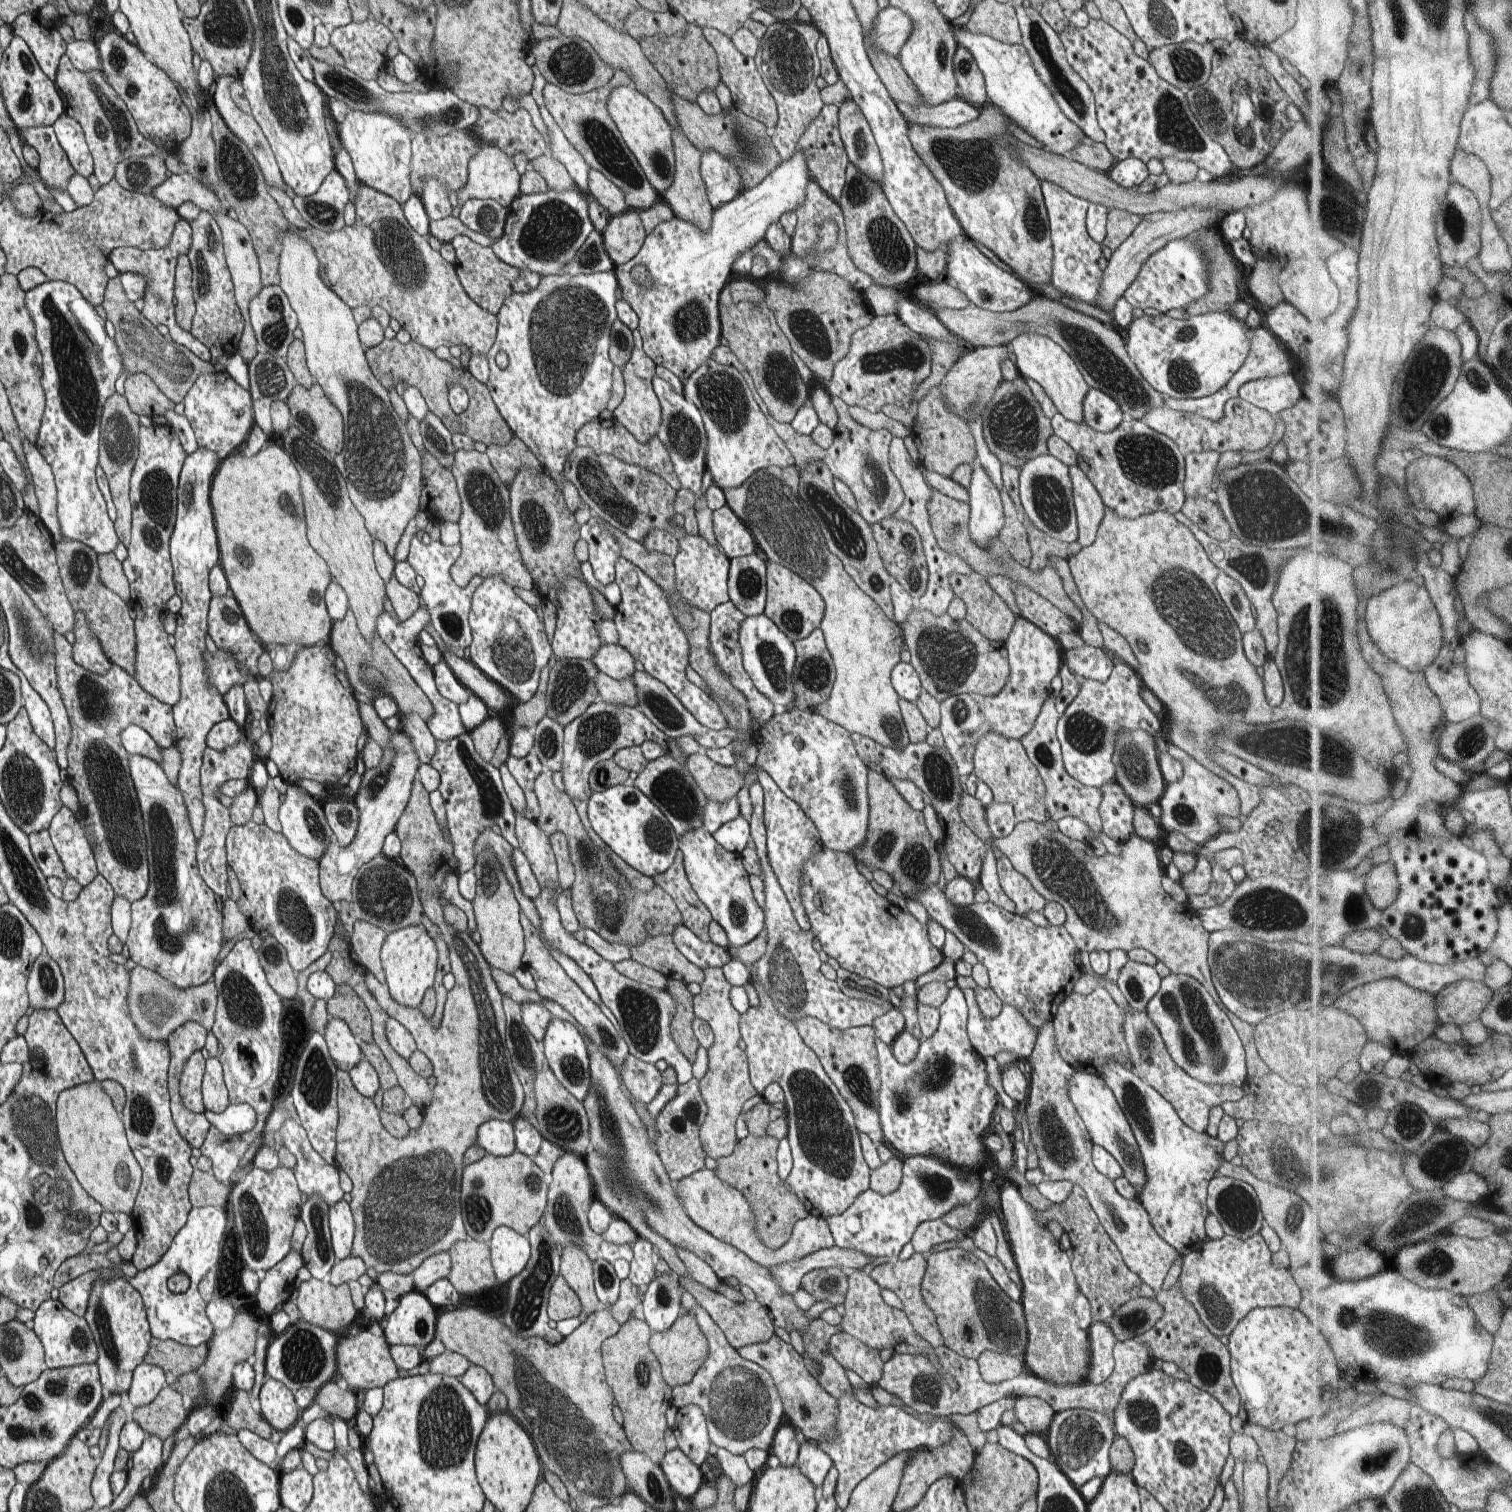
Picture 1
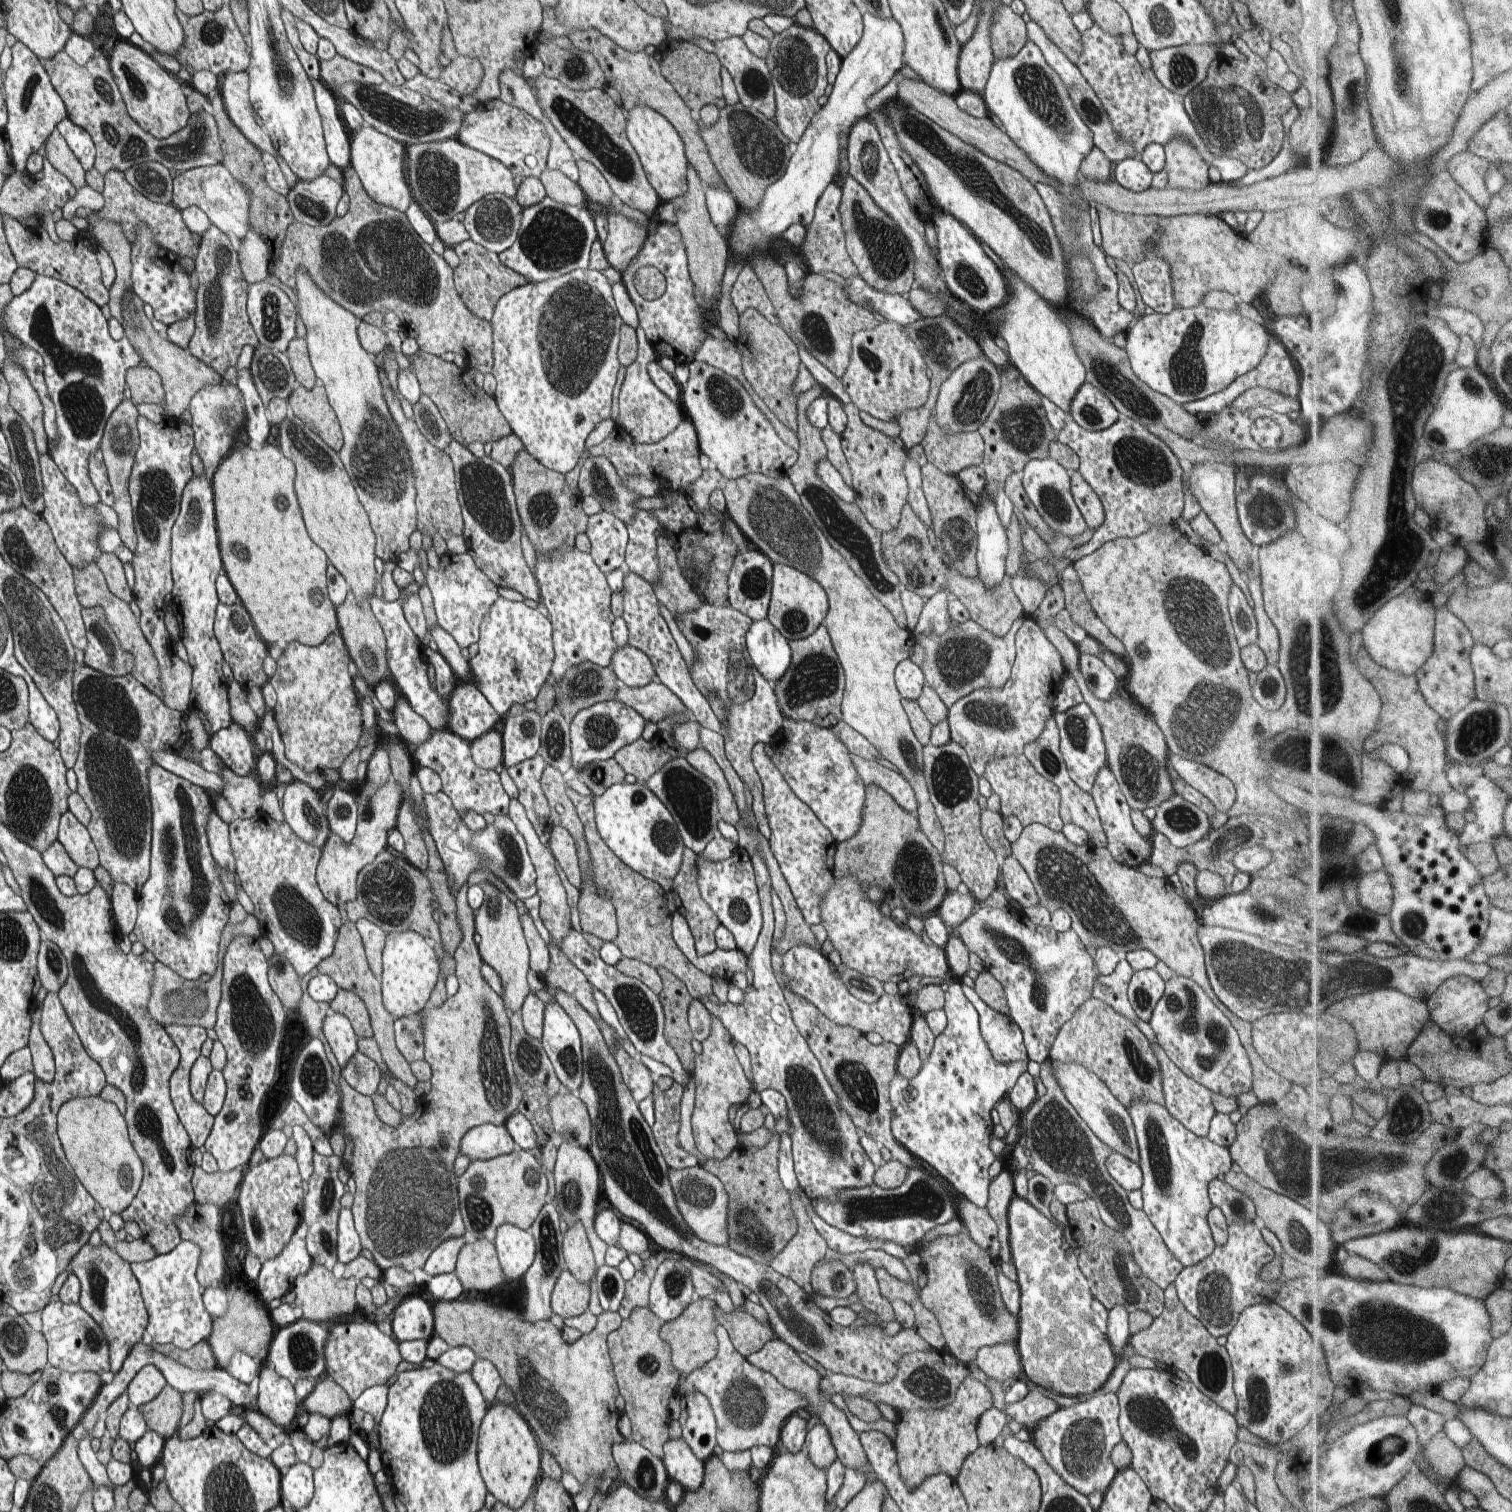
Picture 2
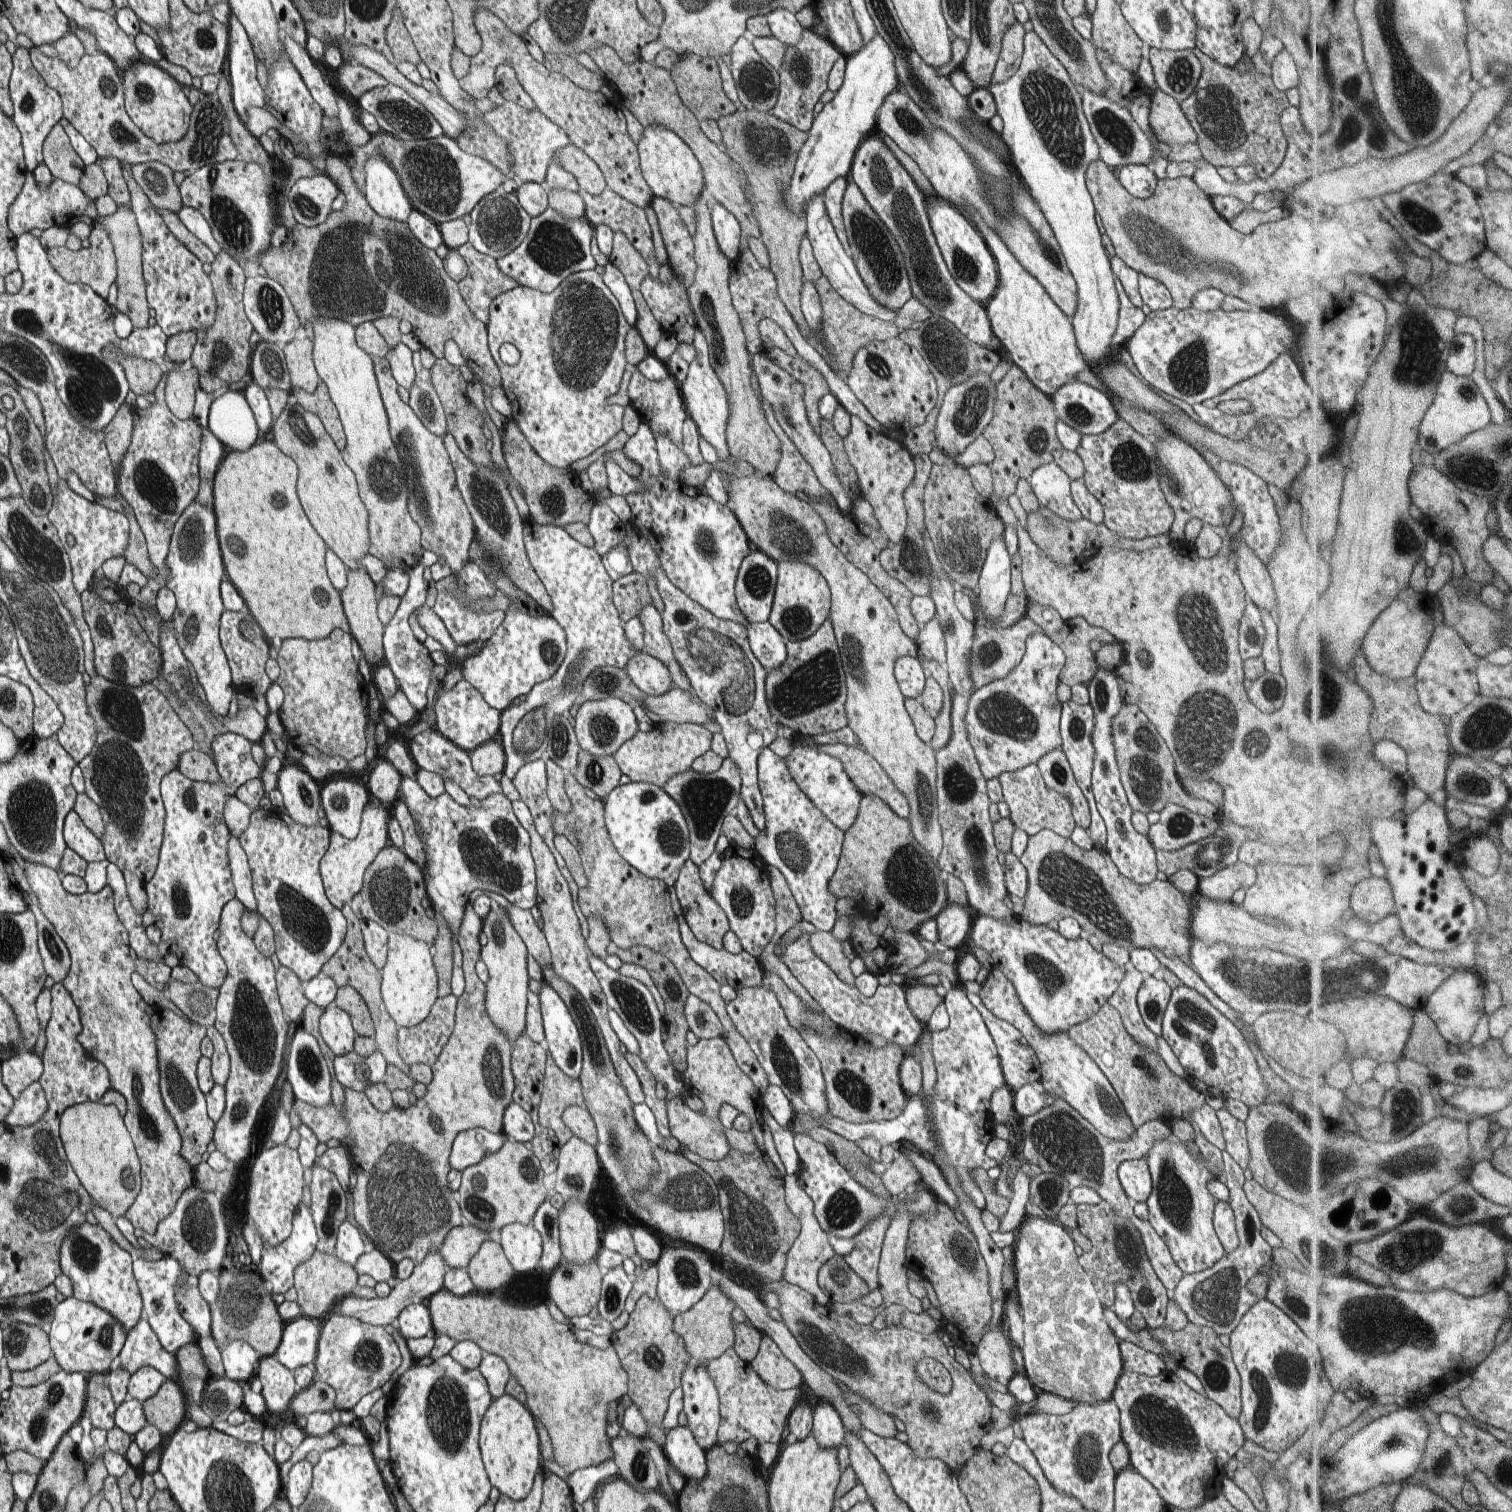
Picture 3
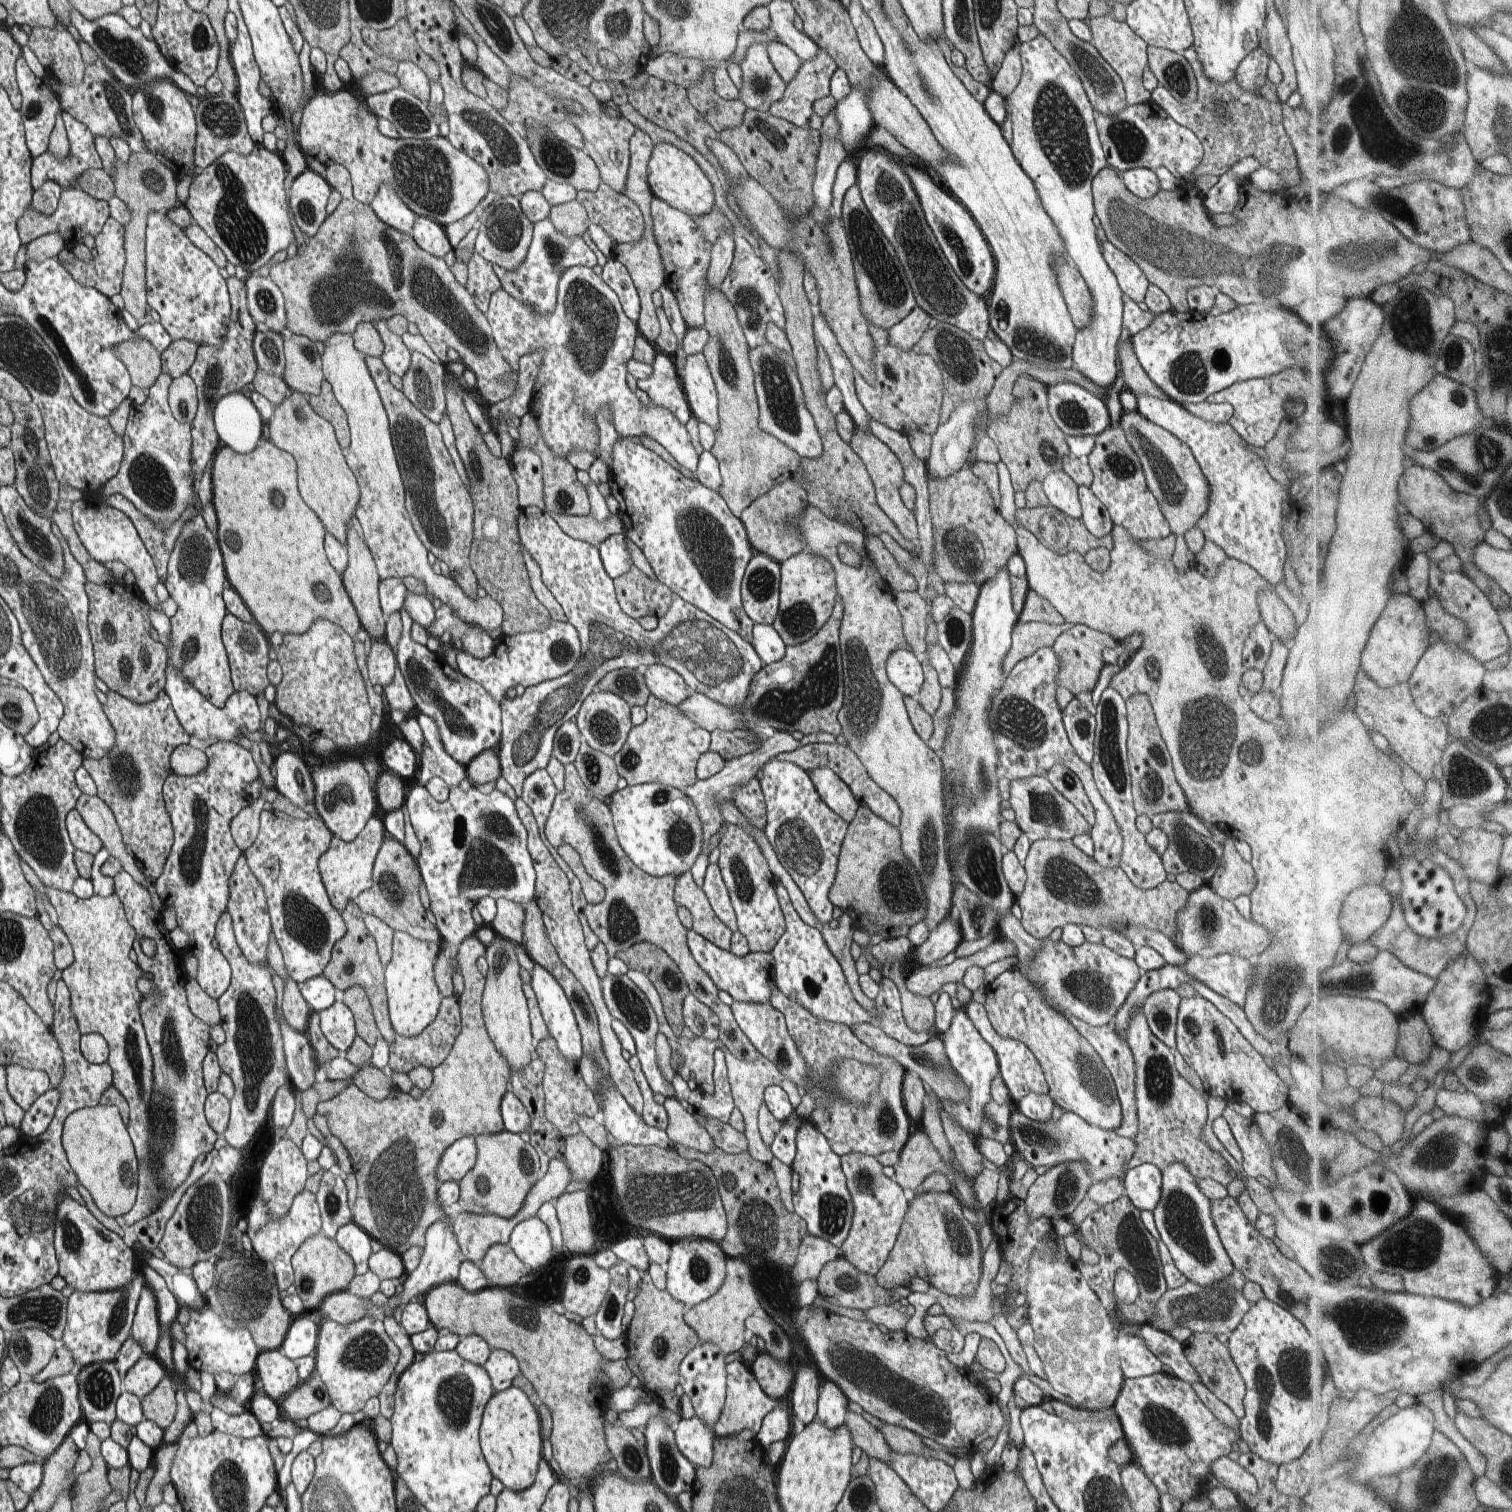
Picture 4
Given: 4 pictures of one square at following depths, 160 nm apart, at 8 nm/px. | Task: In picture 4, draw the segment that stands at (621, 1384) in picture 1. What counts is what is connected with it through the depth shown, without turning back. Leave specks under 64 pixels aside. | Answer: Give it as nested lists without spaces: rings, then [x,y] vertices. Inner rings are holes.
[[[643,1274],[638,1287],[640,1290],[633,1301],[635,1314],[625,1331],[627,1358],[639,1367],[645,1381],[649,1382],[649,1385],[642,1386],[656,1399],[650,1386],[664,1391],[675,1390],[679,1384],[679,1366],[682,1359],[697,1345],[699,1336],[684,1320],[687,1307],[683,1302],[676,1300],[666,1289],[656,1288],[648,1274]]]

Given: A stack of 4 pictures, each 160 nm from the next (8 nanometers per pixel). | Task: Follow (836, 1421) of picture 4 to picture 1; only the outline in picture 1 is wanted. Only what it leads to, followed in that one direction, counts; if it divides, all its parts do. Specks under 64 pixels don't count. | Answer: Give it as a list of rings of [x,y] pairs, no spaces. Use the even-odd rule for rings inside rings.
[[[806,1440],[799,1446],[797,1464],[817,1488],[816,1495],[820,1498],[822,1483],[828,1470],[832,1468],[833,1460],[814,1441]]]

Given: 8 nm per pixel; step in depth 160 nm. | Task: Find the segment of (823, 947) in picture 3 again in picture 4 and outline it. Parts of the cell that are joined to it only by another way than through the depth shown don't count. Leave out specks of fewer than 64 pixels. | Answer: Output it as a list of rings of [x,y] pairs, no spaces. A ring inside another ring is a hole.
[[[845,913],[839,918],[839,926],[837,928],[832,929],[828,924],[824,924],[820,930],[822,938],[824,938],[826,946],[828,946],[828,950],[830,950],[832,955],[838,960],[842,972],[844,972],[852,996],[854,996],[854,999],[862,1008],[866,1008],[868,1012],[875,1013],[874,1000],[870,1000],[860,987],[859,975],[850,952],[854,931],[854,922],[852,918]]]

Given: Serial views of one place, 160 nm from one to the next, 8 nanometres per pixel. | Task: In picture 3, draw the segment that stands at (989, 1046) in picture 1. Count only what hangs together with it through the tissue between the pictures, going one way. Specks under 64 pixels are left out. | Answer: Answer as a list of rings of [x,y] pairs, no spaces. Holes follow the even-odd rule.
[[[965,990],[966,996],[974,1008],[980,1012],[986,1028],[988,1028],[989,1034],[992,1036],[993,1042],[996,1044],[996,1054],[999,1056],[1000,1065],[1006,1080],[1008,1088],[1014,1092],[1020,1090],[1024,1084],[1030,1084],[1030,1082],[1037,1082],[1041,1078],[1040,1076],[1040,1062],[1034,1053],[1034,1050],[1030,1047],[1027,1039],[1017,1030],[1014,1026],[1011,1026],[1003,1019],[996,1018],[992,1012],[990,1012],[982,1000],[979,994],[973,993],[969,990]]]

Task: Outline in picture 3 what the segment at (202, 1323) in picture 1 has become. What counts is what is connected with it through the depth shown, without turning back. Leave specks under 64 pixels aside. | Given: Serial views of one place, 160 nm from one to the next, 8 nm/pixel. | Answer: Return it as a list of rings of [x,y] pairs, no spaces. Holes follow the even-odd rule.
[[[164,1256],[159,1261],[149,1259],[137,1259],[134,1262],[135,1278],[140,1286],[140,1294],[144,1300],[144,1320],[150,1324],[156,1338],[164,1350],[176,1353],[183,1346],[188,1346],[190,1342],[196,1343],[196,1332],[192,1326],[180,1315],[180,1306],[176,1300],[176,1290],[178,1286],[186,1284],[187,1273],[178,1260],[172,1256]]]

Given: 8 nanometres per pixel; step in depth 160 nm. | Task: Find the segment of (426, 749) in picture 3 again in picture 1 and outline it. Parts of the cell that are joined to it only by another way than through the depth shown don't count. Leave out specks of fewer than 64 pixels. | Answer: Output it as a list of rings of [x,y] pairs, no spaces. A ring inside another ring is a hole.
[[[464,732],[456,738],[437,741],[434,756],[429,763],[441,778],[437,789],[443,795],[444,806],[447,807],[447,826],[457,860],[457,874],[475,867],[474,841],[483,828],[498,824],[511,848],[519,848],[515,835],[515,810],[506,794],[500,771],[478,754],[470,733]]]

